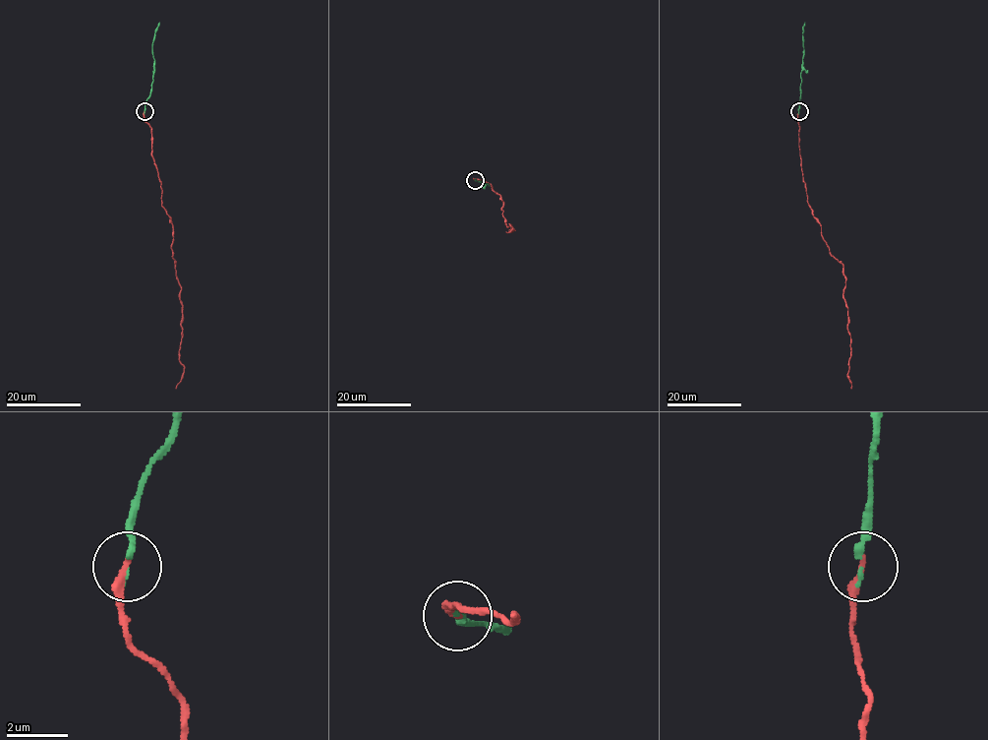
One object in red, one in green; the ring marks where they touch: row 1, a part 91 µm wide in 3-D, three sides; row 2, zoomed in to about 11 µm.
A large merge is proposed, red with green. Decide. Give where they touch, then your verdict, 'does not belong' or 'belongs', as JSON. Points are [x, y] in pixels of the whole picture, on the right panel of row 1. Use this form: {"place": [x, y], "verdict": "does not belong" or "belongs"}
{"place": [799, 111], "verdict": "belongs"}

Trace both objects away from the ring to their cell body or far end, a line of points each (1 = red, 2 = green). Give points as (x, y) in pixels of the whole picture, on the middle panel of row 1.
1: (475, 180), (490, 184), (499, 195), (502, 216), (511, 225), (509, 231), (513, 229), (506, 231)
2: (475, 180), (490, 186)

